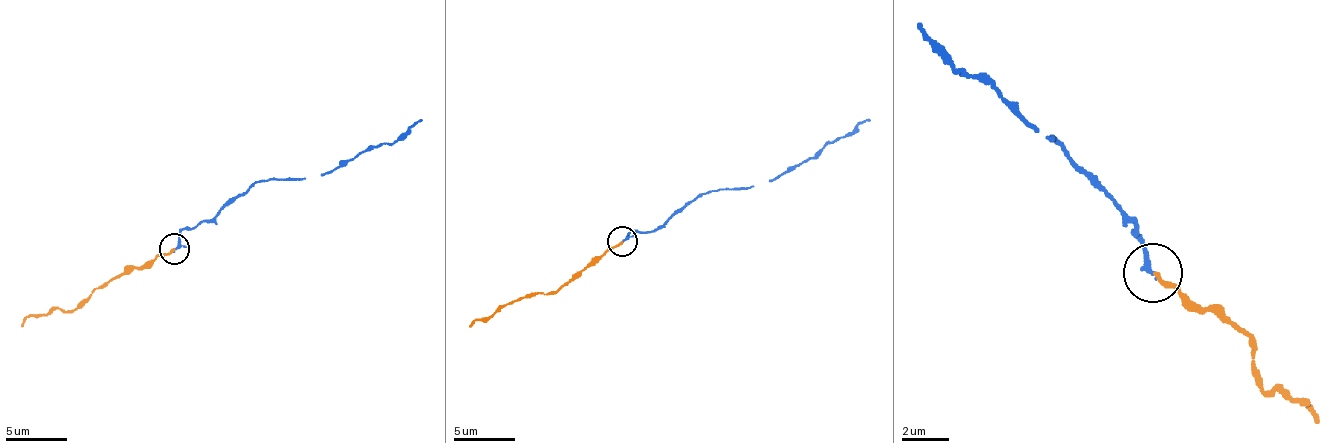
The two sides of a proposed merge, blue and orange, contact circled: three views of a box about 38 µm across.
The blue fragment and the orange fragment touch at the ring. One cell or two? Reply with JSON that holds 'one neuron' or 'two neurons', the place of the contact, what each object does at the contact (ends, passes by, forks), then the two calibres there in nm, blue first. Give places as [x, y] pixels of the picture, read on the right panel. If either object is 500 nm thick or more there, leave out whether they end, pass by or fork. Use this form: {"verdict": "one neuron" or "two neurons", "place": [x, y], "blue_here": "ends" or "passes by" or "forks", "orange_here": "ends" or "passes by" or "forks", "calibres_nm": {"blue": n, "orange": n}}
{"verdict": "one neuron", "place": [1153, 273], "blue_here": "ends", "orange_here": "ends", "calibres_nm": {"blue": 240, "orange": 180}}

